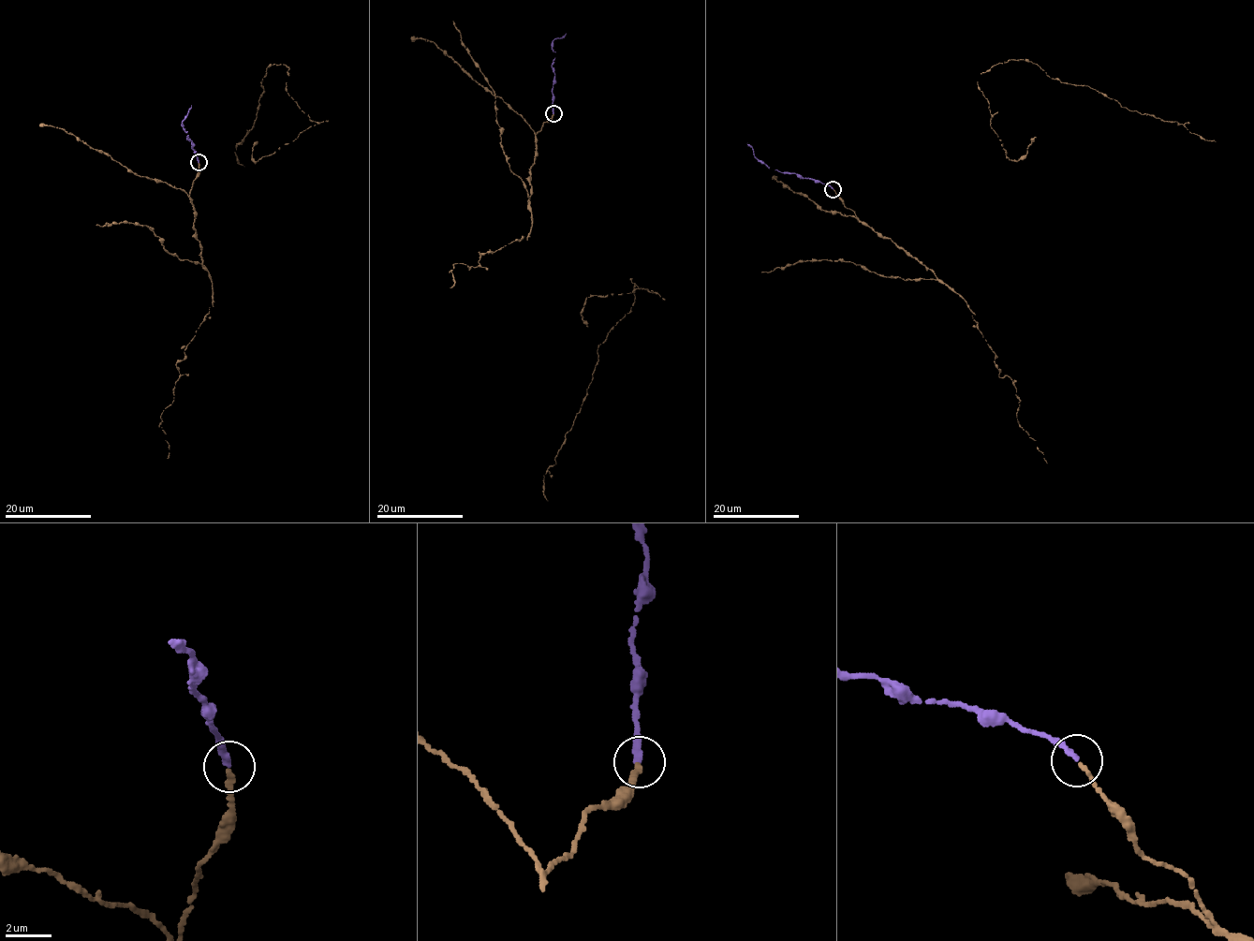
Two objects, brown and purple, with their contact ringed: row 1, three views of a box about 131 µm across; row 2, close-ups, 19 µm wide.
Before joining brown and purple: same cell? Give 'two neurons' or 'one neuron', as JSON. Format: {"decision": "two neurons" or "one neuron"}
{"decision": "one neuron"}

